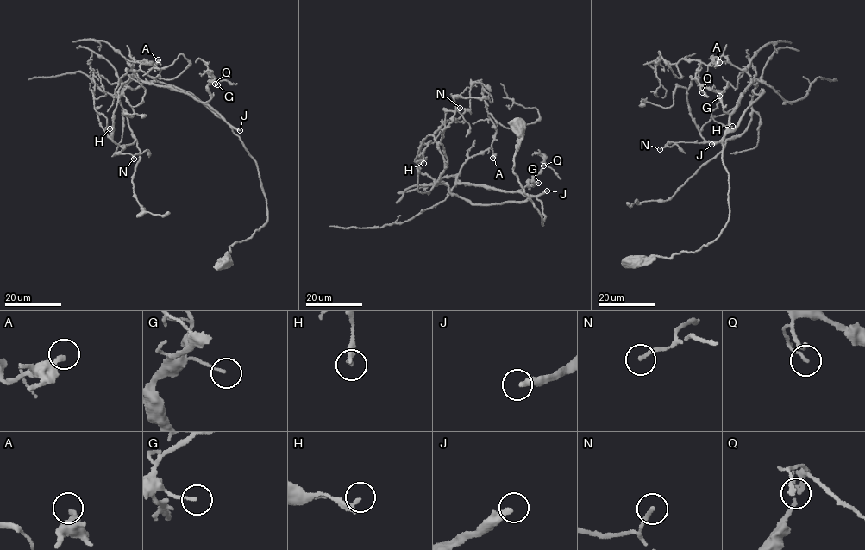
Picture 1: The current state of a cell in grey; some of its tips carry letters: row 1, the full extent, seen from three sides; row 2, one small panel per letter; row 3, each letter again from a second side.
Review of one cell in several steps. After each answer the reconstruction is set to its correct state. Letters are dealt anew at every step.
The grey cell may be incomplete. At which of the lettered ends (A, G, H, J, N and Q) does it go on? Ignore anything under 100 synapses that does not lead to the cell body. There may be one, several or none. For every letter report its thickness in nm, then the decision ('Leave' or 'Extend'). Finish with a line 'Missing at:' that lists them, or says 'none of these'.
A: Thickness 280 nm. Leave
G: Thickness 120 nm. Leave
H: Thickness 240 nm. Leave
J: Thickness 280 nm. Extend
N: Thickness 190 nm. Leave
Q: Thickness 160 nm. Leave
Missing at: J

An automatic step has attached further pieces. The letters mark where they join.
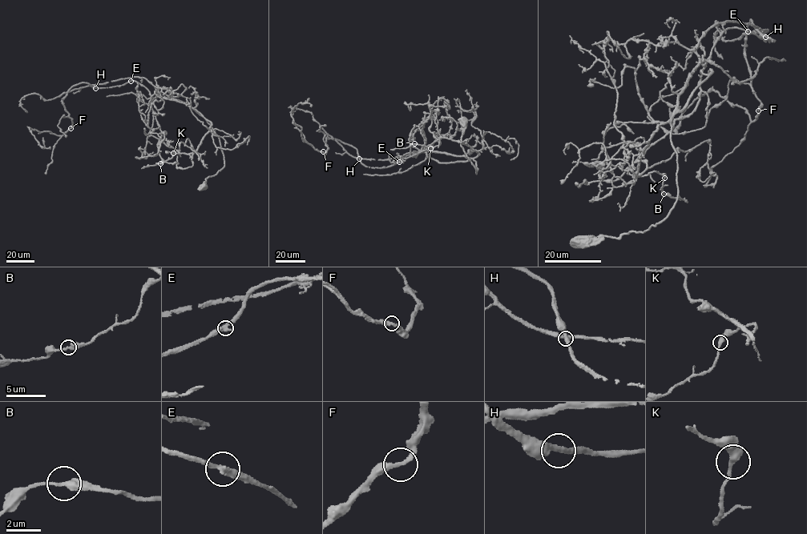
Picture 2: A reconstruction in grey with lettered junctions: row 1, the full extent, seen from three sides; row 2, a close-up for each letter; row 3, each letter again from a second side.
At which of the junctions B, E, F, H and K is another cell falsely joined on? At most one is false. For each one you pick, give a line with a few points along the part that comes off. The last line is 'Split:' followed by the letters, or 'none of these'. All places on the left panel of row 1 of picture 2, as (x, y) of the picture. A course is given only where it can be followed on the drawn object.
Split: none of these

